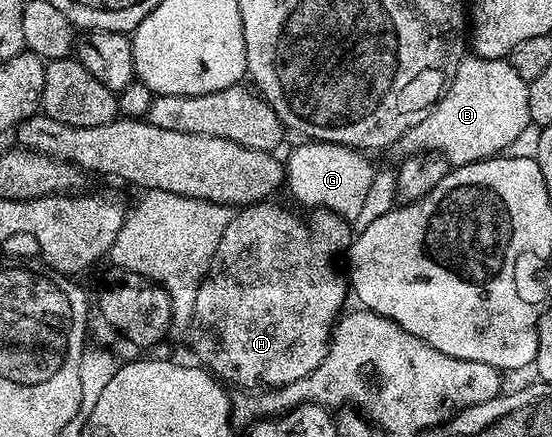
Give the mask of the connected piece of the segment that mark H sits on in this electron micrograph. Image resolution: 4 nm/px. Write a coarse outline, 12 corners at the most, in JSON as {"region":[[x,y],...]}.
{"region":[[333,212],[232,216],[198,364],[243,391],[317,371],[344,312]]}

